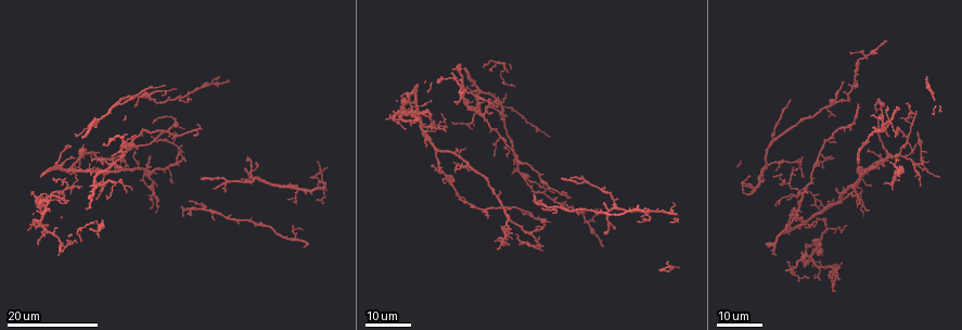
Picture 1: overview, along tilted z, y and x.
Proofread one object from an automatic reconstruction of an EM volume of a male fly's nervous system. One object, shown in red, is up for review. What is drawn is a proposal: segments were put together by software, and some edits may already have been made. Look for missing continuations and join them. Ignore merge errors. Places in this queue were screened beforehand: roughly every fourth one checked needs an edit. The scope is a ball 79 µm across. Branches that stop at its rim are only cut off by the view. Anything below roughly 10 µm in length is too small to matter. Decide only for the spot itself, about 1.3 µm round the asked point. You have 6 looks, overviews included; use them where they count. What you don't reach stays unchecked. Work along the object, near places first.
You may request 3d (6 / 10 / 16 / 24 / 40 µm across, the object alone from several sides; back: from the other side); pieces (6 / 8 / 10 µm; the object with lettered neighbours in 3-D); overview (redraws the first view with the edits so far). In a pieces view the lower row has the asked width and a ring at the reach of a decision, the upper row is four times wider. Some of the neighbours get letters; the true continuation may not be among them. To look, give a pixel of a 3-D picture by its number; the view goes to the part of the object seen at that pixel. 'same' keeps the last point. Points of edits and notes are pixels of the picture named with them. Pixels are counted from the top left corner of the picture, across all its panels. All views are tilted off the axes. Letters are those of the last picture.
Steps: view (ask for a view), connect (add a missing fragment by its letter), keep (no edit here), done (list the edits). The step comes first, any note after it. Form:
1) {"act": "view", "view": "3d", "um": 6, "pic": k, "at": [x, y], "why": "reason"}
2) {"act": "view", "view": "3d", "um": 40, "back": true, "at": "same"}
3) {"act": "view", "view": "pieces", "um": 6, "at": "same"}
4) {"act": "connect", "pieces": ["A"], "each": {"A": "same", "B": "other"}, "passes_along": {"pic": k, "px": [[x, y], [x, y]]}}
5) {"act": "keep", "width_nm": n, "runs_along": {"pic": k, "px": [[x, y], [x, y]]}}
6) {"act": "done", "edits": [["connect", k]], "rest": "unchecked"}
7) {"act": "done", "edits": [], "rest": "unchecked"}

{"act": "view", "view": "3d", "um": 16, "pic": 1, "at": [887, 181], "why": "thin end"}

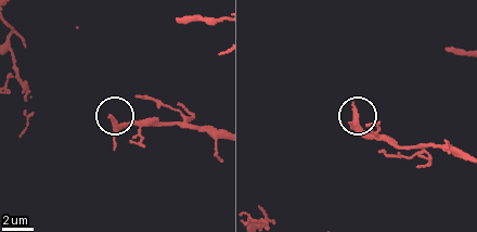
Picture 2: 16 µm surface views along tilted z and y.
{"act": "view", "view": "pieces", "um": 8, "pic": 2, "at": [113, 113]}

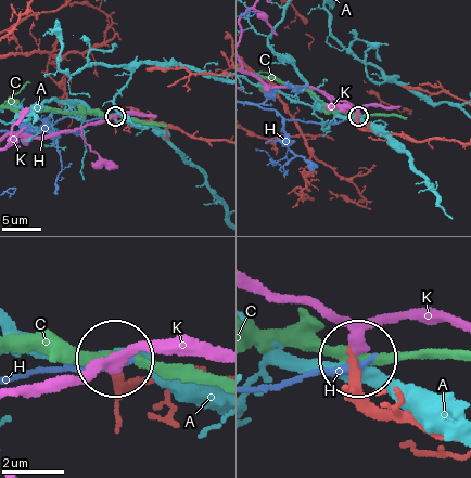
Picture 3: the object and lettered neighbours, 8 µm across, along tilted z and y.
{"act": "keep", "each": {"A": "other", "C": "other", "H": "other", "K": "other"}, "found": "no lettered fragment goes on from it"}

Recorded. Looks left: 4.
{"act": "view", "view": "3d", "um": 24, "pic": 1, "at": [874, 126], "why": "free end"}

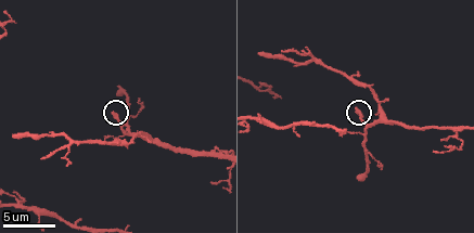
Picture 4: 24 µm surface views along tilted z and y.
{"act": "view", "view": "pieces", "um": 8, "pic": 4, "at": [115, 112], "why": "see the neighbours"}

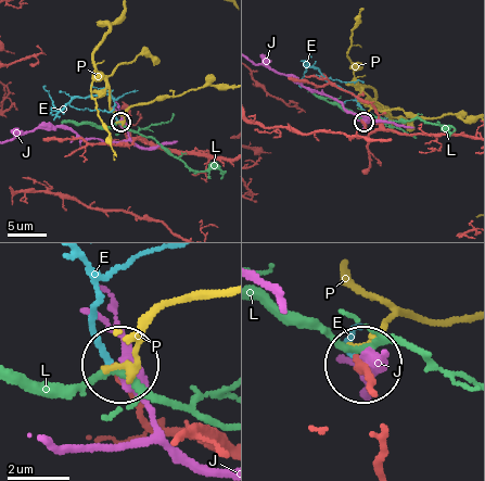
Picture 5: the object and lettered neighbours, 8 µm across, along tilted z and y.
{"act": "connect", "pieces": ["E"], "each": {"E": "same", "J": "other", "L": "other", "P": "other"}, "passes_along": {"pic": 5, "px": [[373, 389], [352, 353], [352, 331]]}, "found": "the cell continues"}

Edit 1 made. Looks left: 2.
{"act": "view", "view": "pieces", "um": 6, "pic": 2, "at": [447, 49], "why": "long arm stops here"}

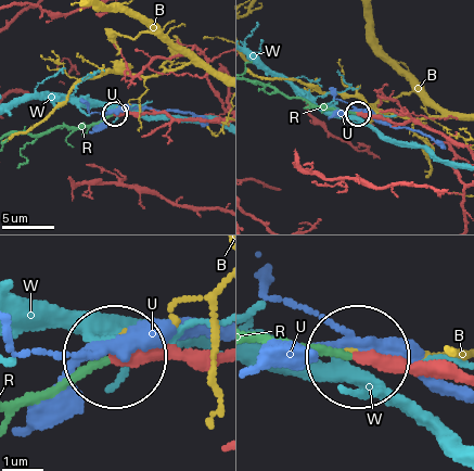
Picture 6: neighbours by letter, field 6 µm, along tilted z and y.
{"act": "connect", "pieces": ["R"], "each": {"B": "other", "R": "same", "U": "other", "W": "other"}, "passes_along": {"pic": 6, "px": [[458, 379], [387, 373], [257, 335]]}, "found": "it goes on there"}

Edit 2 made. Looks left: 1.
{"act": "done", "edits": [["connect", 5], ["connect", 6]], "rest": "unchecked"}

